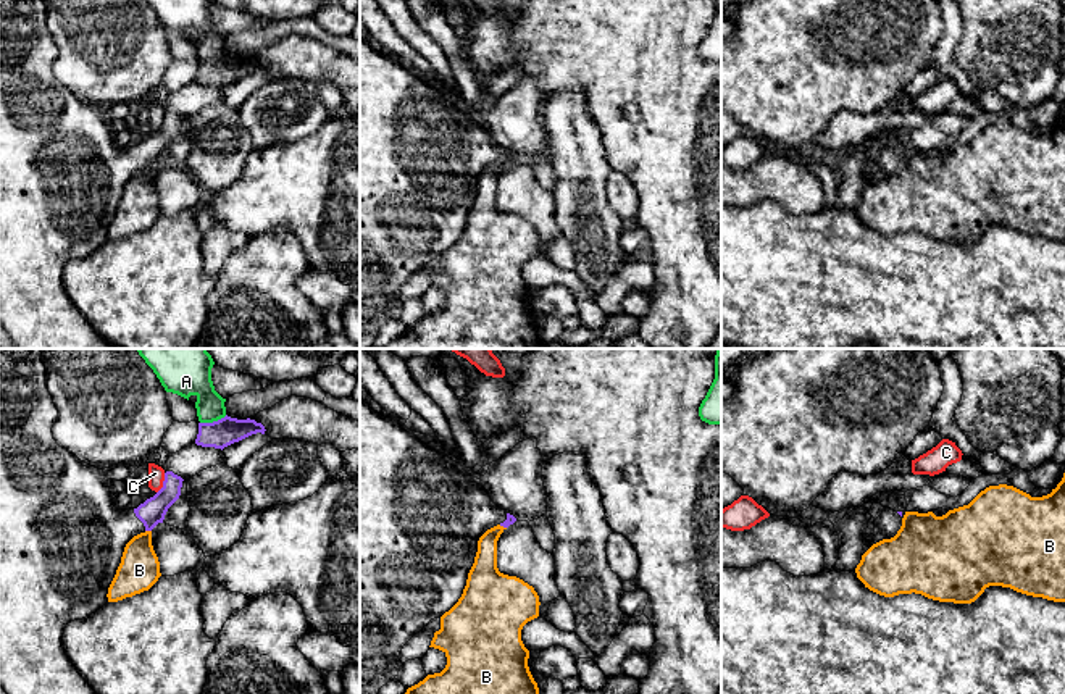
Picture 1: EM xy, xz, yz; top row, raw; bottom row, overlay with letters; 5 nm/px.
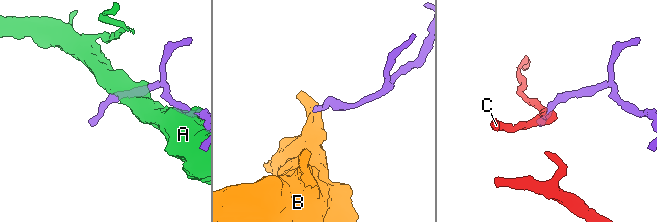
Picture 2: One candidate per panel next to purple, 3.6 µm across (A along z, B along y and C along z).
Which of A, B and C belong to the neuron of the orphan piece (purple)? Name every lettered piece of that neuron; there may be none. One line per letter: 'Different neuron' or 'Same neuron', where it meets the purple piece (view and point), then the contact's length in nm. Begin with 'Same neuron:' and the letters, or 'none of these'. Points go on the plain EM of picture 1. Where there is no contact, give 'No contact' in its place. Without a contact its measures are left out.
Same neuron: none of these
A: Different neuron. Touches purple at xy (213, 60). Shared border 140 nm
B: Different neuron. Touches purple at xy (149, 168). Shared border 30 nm
C: Different neuron. Touches purple at xy (163, 121). Shared border 110 nm

